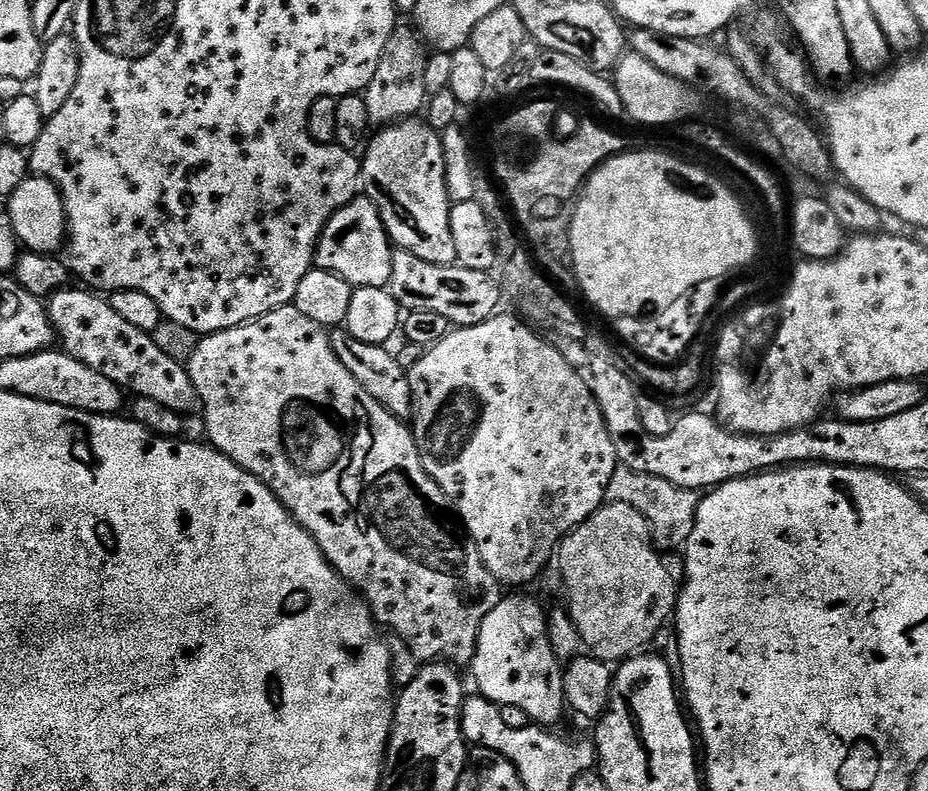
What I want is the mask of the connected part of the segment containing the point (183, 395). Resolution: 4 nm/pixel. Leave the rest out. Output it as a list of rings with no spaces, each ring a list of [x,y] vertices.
[[[69,286],[47,297],[46,307],[59,347],[75,360],[90,366],[90,370],[98,370],[98,374],[110,378],[110,382],[133,397],[154,398],[154,402],[162,402],[162,406],[181,414],[197,411],[198,390],[190,382],[187,367],[162,354],[151,335],[130,326],[103,295]]]

